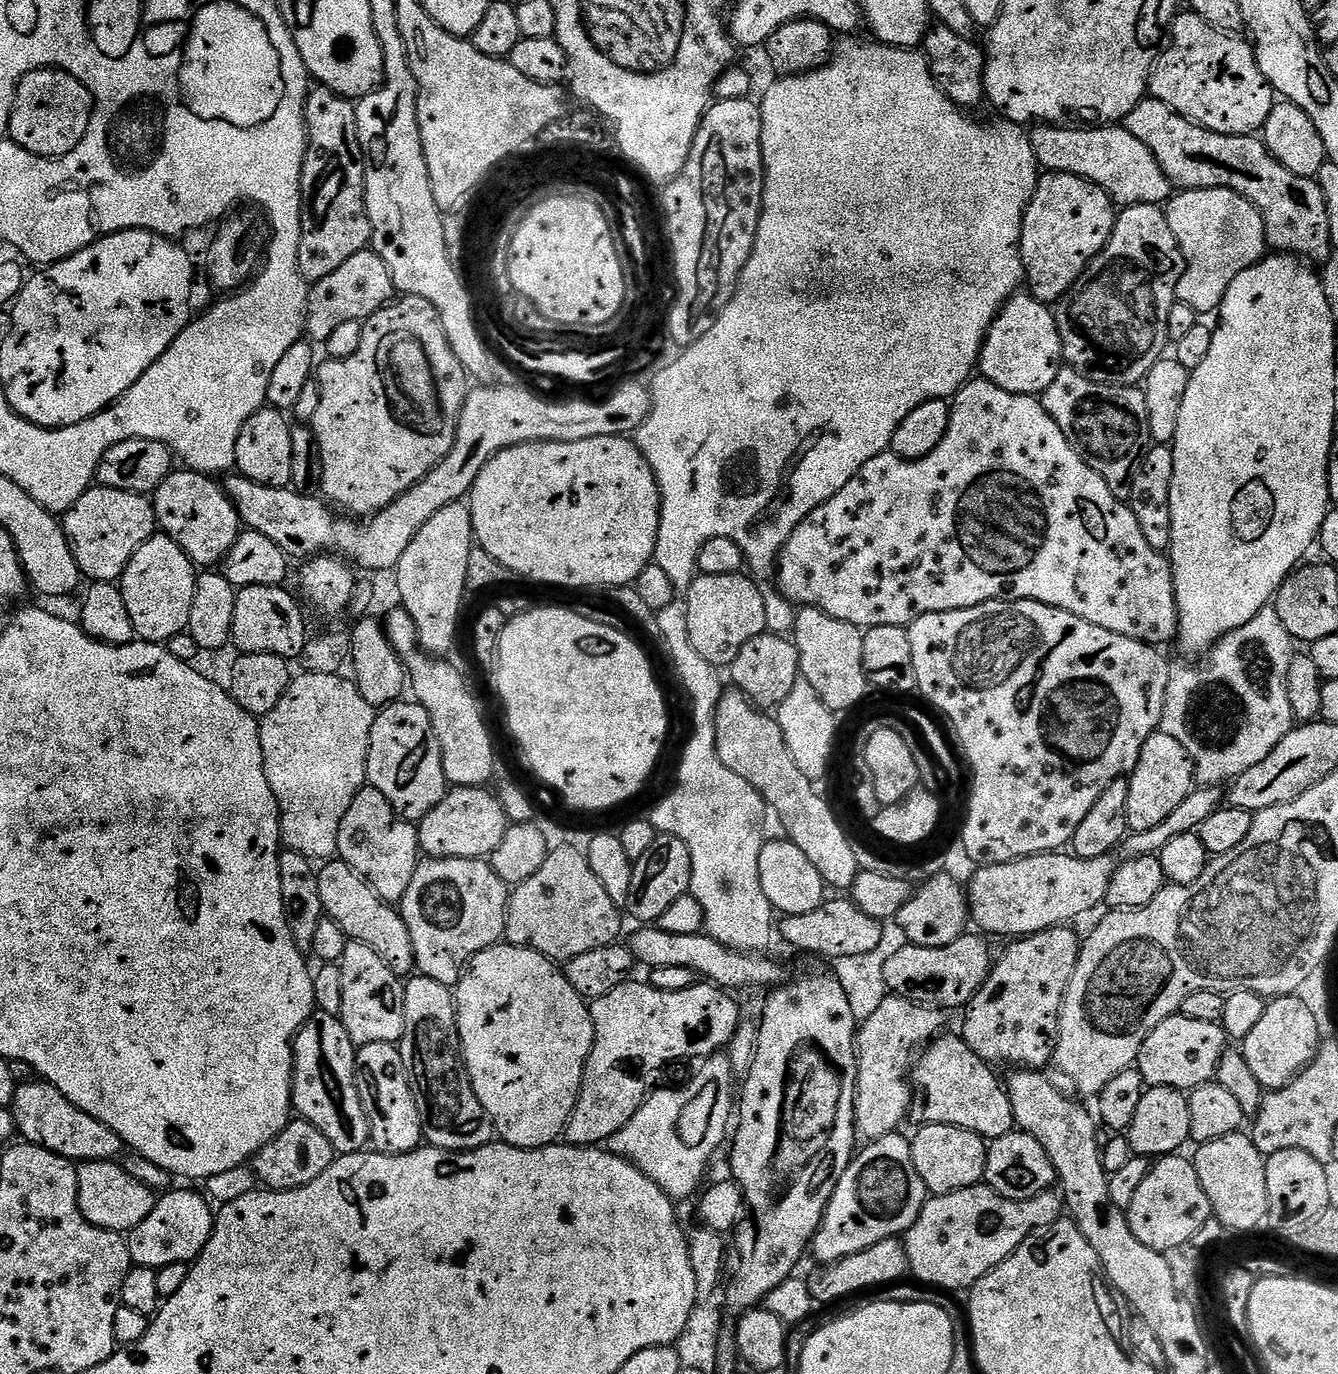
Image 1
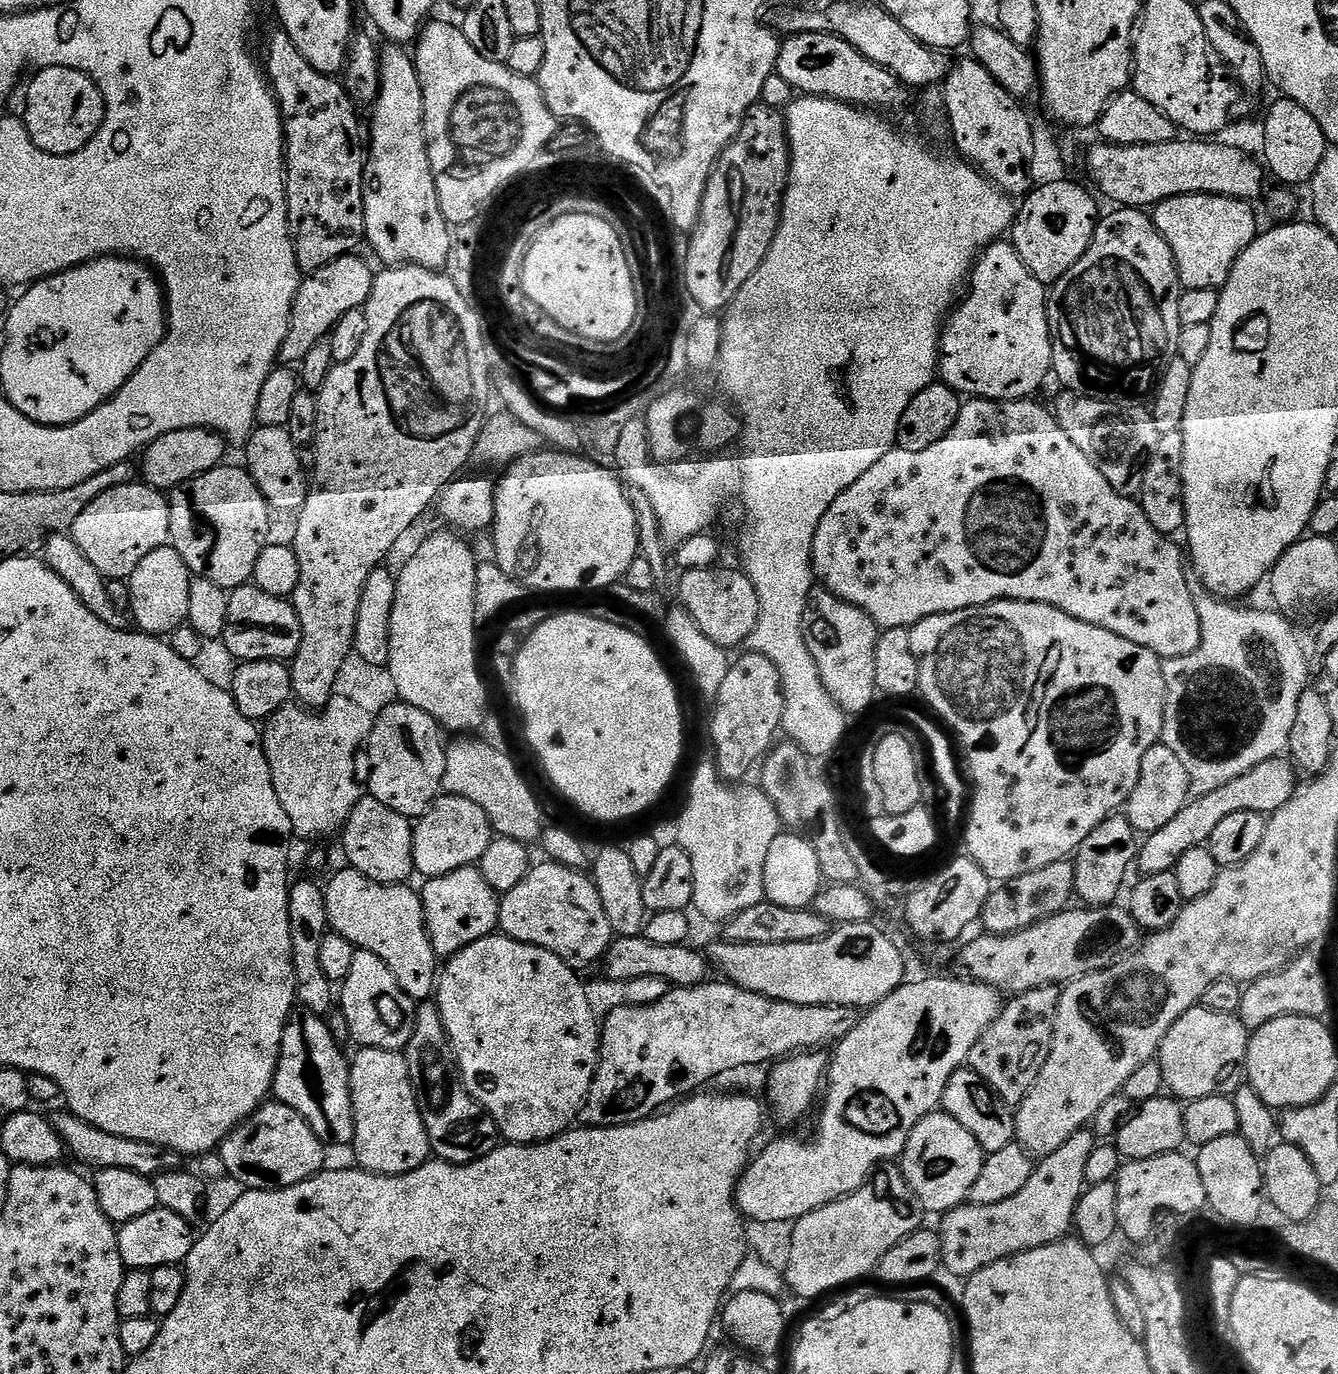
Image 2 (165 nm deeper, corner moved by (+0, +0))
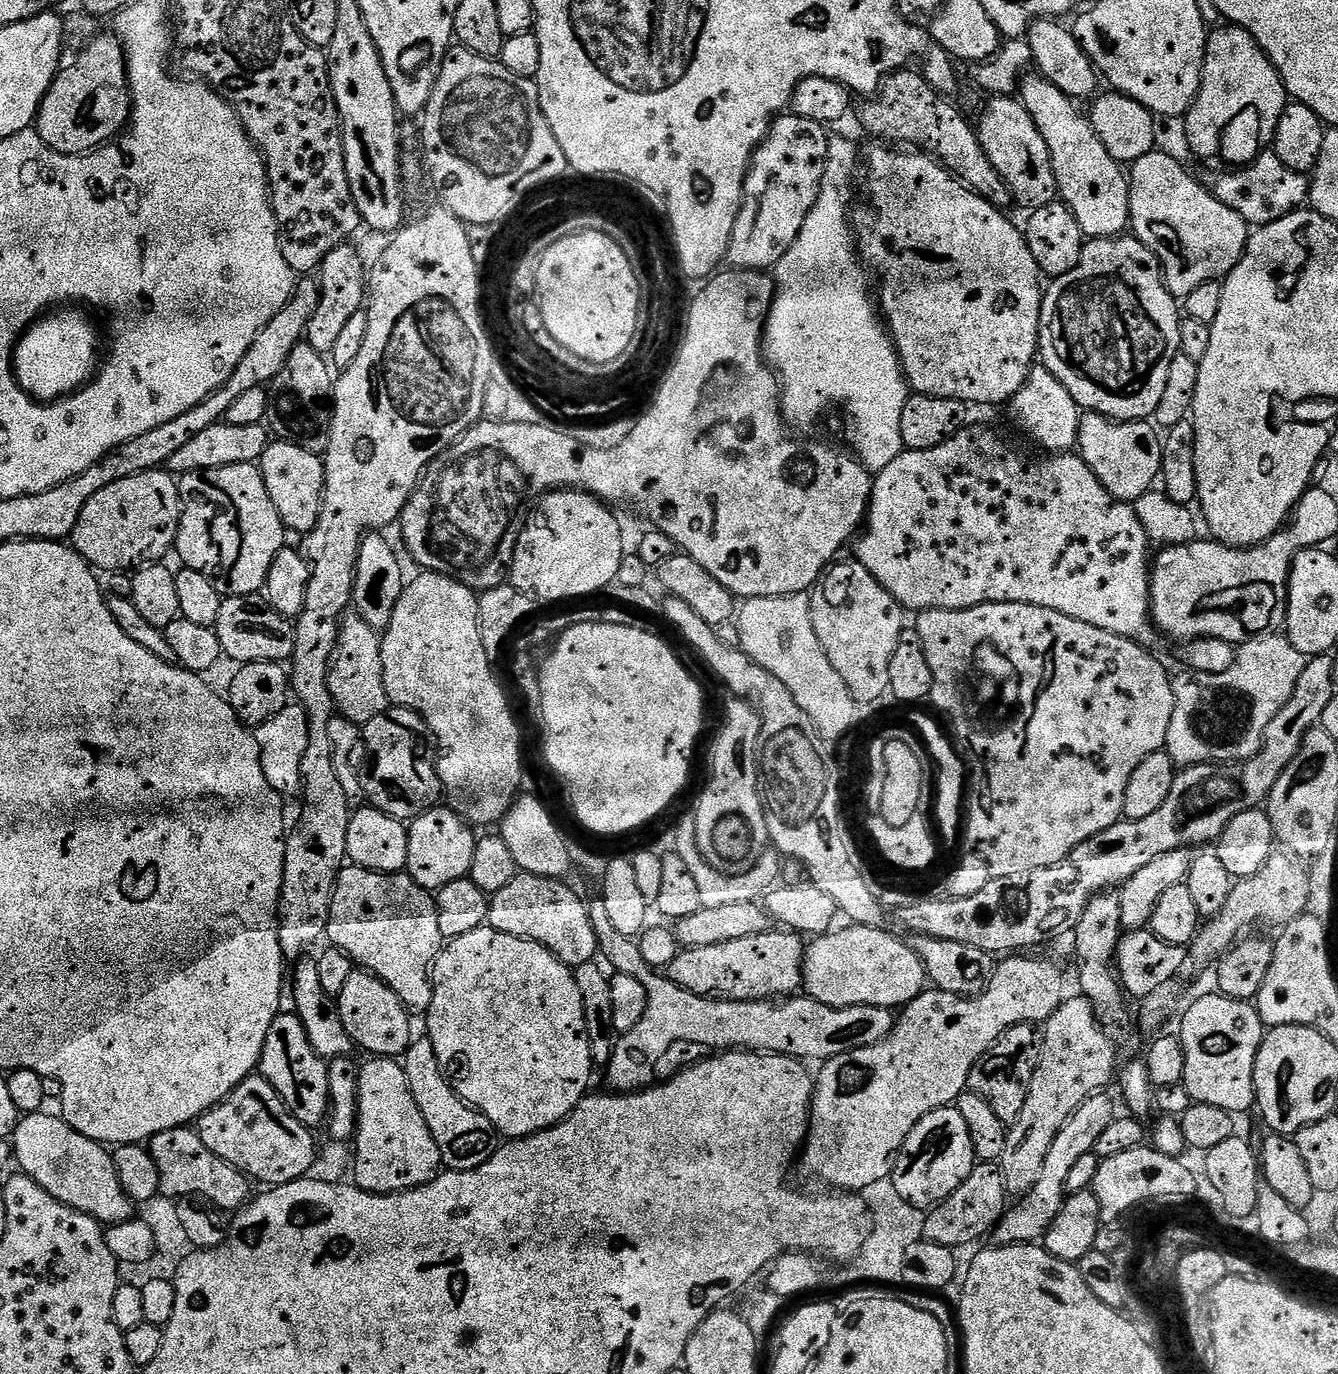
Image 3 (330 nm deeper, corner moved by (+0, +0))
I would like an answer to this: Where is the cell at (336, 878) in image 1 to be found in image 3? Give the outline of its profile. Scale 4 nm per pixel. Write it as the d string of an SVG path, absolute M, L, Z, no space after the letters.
M345 866L341 868L340 877L336 880L336 889L332 895L332 905L330 906L330 914L328 915L328 930L326 936L327 939L332 939L329 940L331 947L342 950L352 961L359 965L363 971L371 972L372 975L378 977L382 982L386 982L386 986L390 986L390 990L394 990L394 994L398 994L398 998L406 1005L409 1013L427 1013L430 1002L434 998L432 967L436 965L436 959L440 956L440 950L444 947L446 941L442 930L438 930L438 910L436 909L436 901L433 893L415 884L411 876L404 872L372 872L369 868L358 868L355 866Z

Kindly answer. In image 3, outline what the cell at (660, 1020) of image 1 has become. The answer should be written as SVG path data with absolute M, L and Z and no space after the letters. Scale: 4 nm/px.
M603 898L591 901L588 907L590 920L594 926L594 934L598 938L599 955L605 956L612 970L617 973L630 974L630 978L638 978L642 986L646 986L648 1001L646 1014L642 1014L642 1022L634 1026L634 1030L623 1033L616 1045L613 1043L612 1057L608 1060L608 1080L613 1084L617 1093L638 1092L642 1088L651 1088L661 1079L660 1071L668 1068L676 1060L676 1048L683 1044L693 1044L696 1048L712 1048L708 1050L743 1050L745 1052L762 1052L778 1056L795 1056L801 1062L817 1060L823 1062L832 1060L838 1054L846 1054L855 1048L874 1046L882 1042L892 1033L896 1024L897 1013L891 1008L859 1004L849 1008L831 1008L822 1002L813 1000L804 994L796 994L791 998L777 998L775 1000L718 1000L711 996L696 996L682 986L678 986L667 975L652 968L646 958L642 958L639 943L626 934L618 934L612 923L606 902Z

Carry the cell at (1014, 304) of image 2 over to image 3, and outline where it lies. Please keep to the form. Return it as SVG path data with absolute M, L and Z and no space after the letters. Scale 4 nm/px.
M872 146L868 157L862 160L862 176L864 172L864 188L868 191L868 204L853 211L850 223L854 229L854 239L858 245L858 255L873 273L880 275L880 292L878 288L878 308L882 319L896 345L896 353L900 359L900 368L908 380L908 387L913 393L938 398L954 398L962 400L969 406L975 404L1007 405L1013 396L1022 390L1028 376L1038 360L1040 347L1040 311L1044 301L1045 289L1040 288L1042 273L1038 262L1034 262L1034 254L1030 254L1030 246L1023 231L1015 228L1004 217L1001 209L995 208L986 198L973 192L968 185L956 179L939 160L920 150L893 150L888 146Z

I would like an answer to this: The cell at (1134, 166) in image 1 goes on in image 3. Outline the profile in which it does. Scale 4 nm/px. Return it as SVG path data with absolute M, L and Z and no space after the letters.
M1265 150L1250 164L1224 170L1210 191L1230 206L1250 226L1278 222L1286 214L1303 209L1310 200L1310 180L1305 173L1292 170L1271 150Z

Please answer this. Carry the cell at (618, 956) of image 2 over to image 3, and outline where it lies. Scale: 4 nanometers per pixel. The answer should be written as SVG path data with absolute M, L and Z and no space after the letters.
M769 930L734 942L685 948L678 958L674 958L670 978L696 996L711 996L718 1000L788 998L799 993L804 983L805 951L805 941L797 933Z

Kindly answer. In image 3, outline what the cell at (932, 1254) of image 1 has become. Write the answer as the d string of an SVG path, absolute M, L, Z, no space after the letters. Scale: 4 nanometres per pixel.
M1108 1094L1086 1098L1086 1102L1082 1102L1082 1106L1074 1110L1070 1122L1066 1122L1066 1126L1058 1130L1058 1138L1054 1138L1054 1146L1050 1146L1050 1154L1046 1154L1046 1166L1042 1166L1042 1178L1038 1178L1034 1190L1027 1196L1017 1199L1016 1205L1013 1203L992 1229L990 1240L993 1245L1034 1244L1043 1241L1044 1235L1048 1233L1054 1218L1058 1218L1064 1205L1066 1178L1069 1177L1071 1168L1083 1156L1096 1151L1098 1138L1102 1138L1103 1132L1110 1127L1110 1122L1115 1120L1117 1115L1118 1109L1112 1105Z

